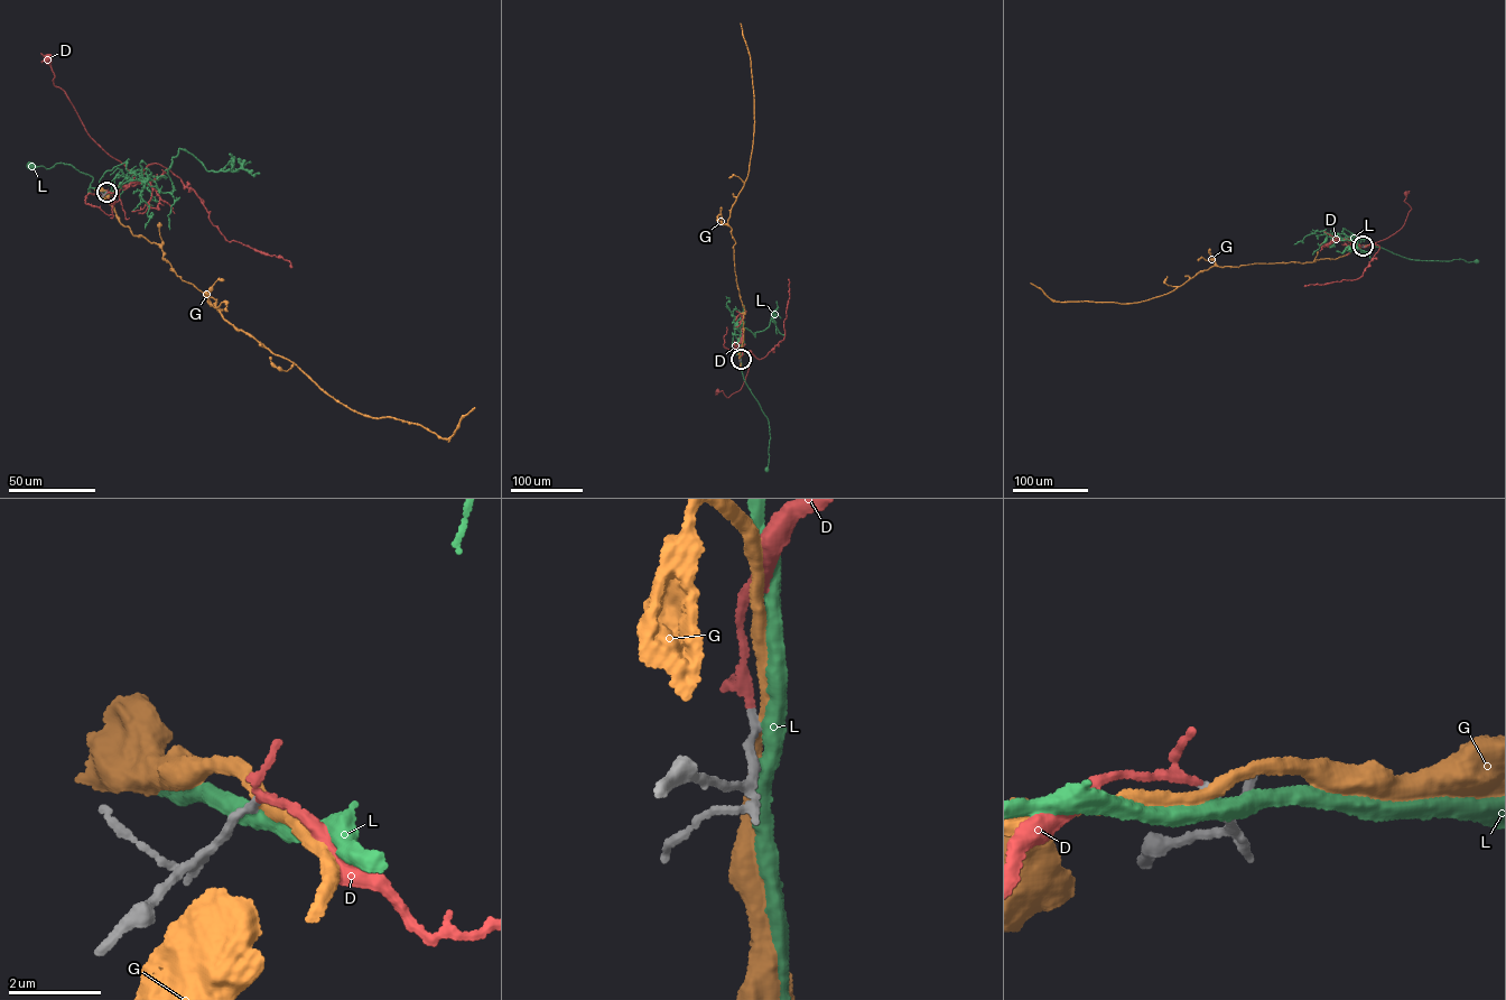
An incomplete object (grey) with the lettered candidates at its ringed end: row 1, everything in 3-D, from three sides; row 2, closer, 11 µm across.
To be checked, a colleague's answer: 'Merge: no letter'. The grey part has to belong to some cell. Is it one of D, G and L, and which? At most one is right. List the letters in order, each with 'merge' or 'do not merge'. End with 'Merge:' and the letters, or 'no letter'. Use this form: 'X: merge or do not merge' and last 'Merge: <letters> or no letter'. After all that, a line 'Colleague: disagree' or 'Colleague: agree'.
D: merge
G: do not merge
L: do not merge
Merge: D
Colleague: disagree

